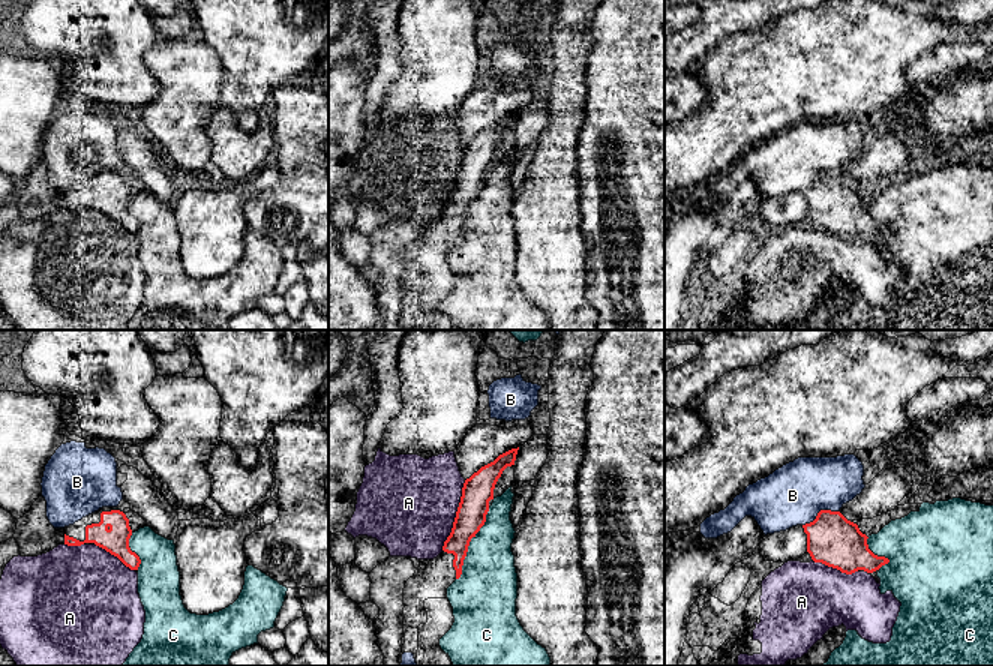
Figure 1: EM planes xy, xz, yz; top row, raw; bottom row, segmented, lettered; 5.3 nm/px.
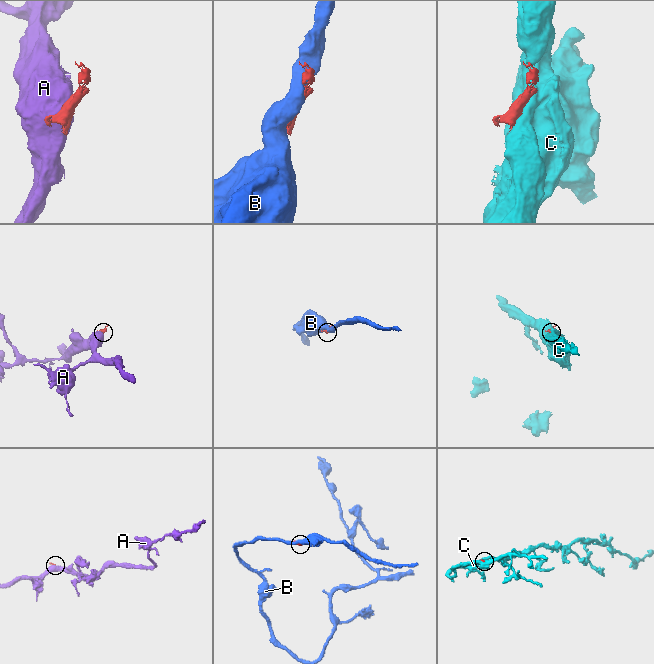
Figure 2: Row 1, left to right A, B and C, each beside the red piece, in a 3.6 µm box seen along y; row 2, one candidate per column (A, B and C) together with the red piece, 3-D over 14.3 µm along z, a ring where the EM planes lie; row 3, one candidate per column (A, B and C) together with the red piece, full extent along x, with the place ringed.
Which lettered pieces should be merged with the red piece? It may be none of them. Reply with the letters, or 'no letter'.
no letter

